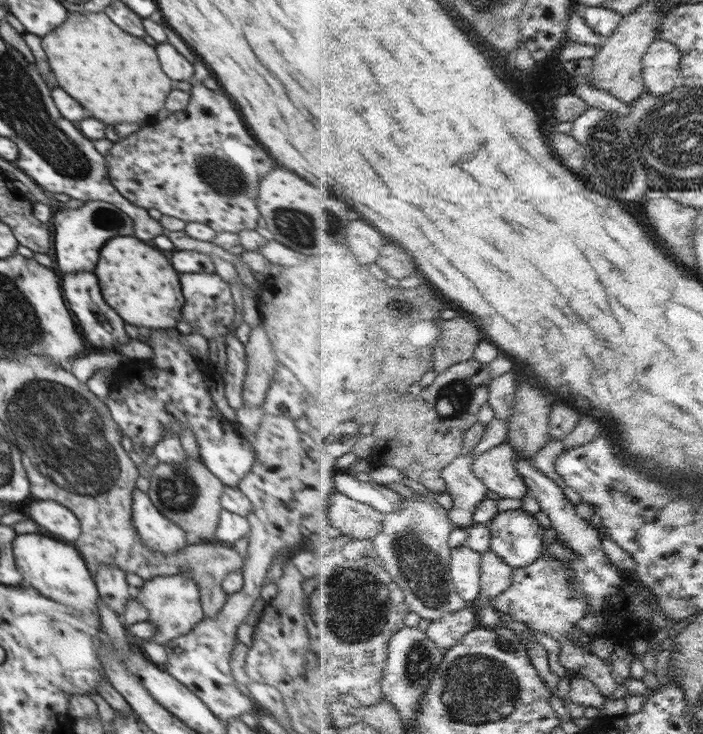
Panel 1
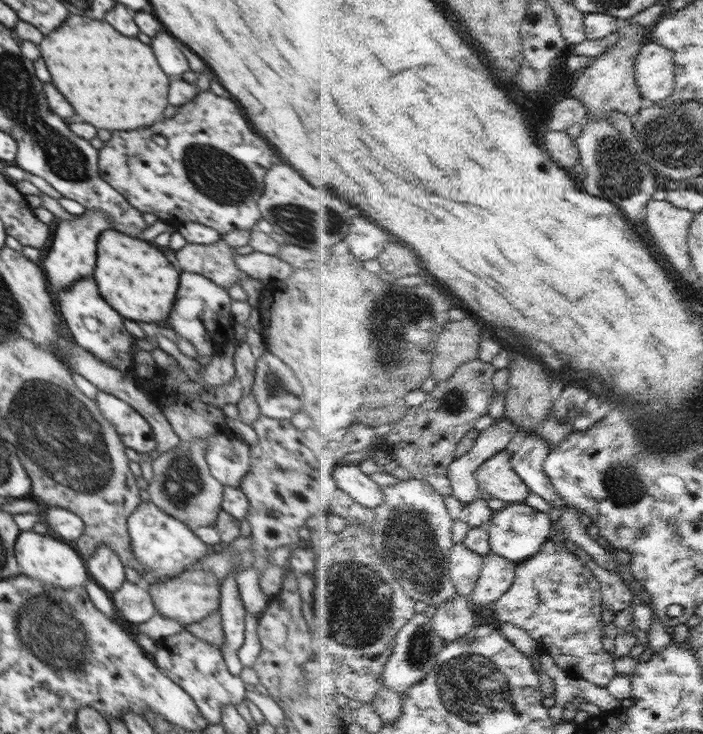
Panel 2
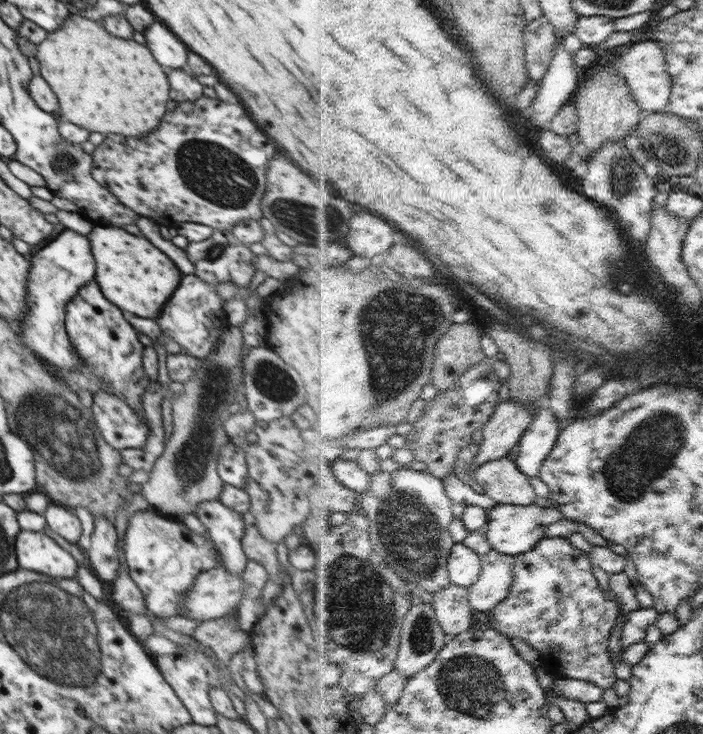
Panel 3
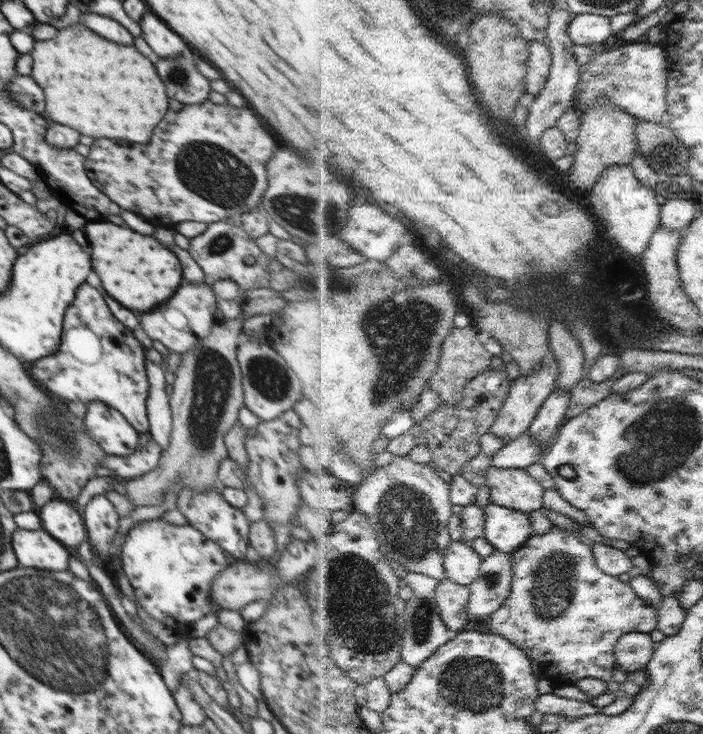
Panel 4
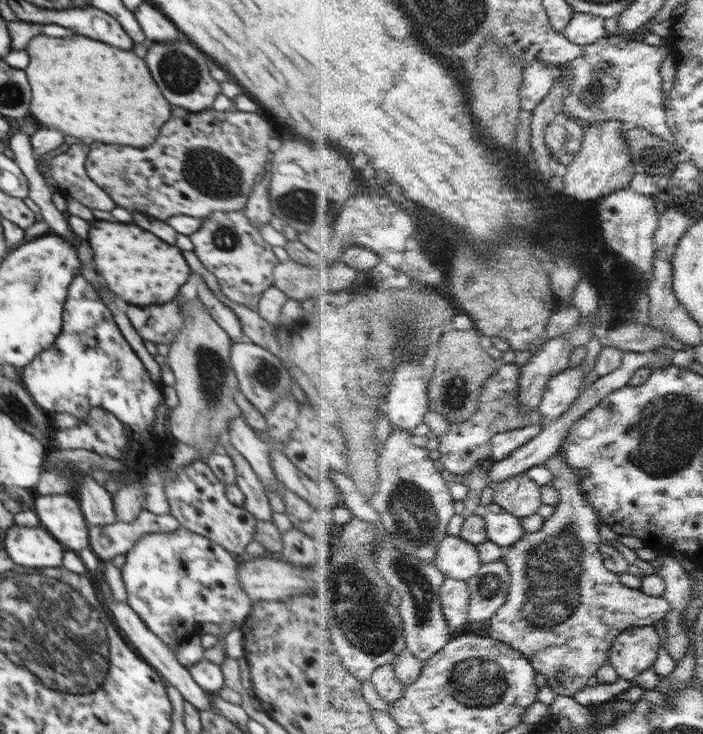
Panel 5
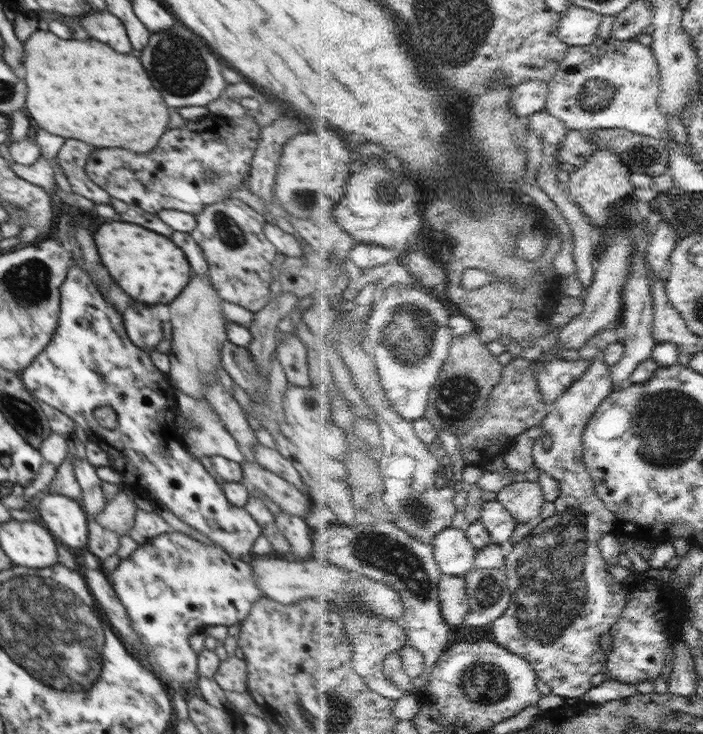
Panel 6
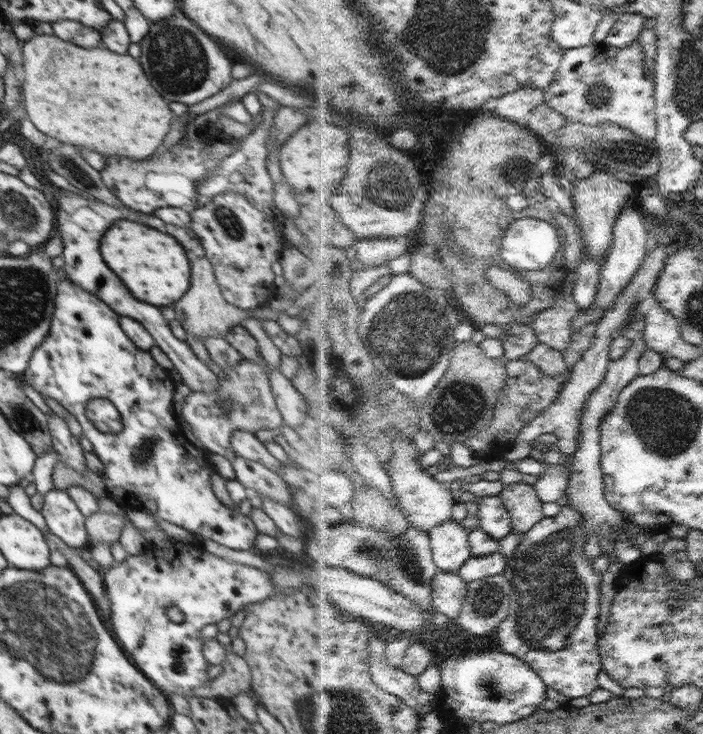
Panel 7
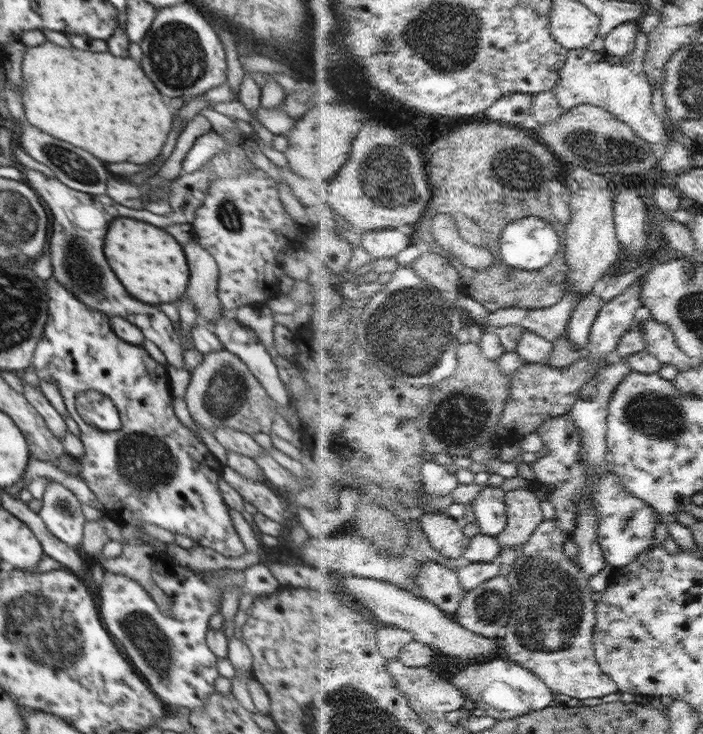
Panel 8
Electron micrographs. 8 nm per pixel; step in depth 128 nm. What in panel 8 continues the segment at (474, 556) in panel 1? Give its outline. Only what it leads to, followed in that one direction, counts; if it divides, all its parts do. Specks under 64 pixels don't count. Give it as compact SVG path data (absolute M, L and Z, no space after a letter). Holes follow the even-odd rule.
M448 511L421 514L422 528L434 549L448 558L464 560L470 538L464 525Z

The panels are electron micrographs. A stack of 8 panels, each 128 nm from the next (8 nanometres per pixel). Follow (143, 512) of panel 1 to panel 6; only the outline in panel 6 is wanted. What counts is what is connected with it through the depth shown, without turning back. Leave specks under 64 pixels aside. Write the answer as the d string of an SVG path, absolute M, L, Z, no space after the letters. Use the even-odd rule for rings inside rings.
M174 530L138 545L128 560L121 560L111 574L108 579L125 606L133 629L141 636L145 646L148 646L147 654L142 656L157 664L159 670L154 670L154 673L170 689L192 686L193 678L197 677L199 653L189 643L192 635L203 632L207 626L229 627L241 623L250 613L252 605L264 596L255 583L247 558L233 557L218 545L204 544Z

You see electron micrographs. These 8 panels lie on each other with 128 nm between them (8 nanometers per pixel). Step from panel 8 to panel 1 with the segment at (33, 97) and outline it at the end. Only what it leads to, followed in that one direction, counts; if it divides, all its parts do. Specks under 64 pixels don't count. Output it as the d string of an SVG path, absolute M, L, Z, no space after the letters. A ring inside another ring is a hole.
M104 11L70 13L60 26L41 39L41 46L48 57L51 71L58 78L58 86L64 88L72 98L76 98L86 110L90 110L94 118L104 120L104 124L140 122L152 116L152 112L164 108L164 100L173 86L172 80L160 70L156 50L148 46L142 38L126 34L106 16Z

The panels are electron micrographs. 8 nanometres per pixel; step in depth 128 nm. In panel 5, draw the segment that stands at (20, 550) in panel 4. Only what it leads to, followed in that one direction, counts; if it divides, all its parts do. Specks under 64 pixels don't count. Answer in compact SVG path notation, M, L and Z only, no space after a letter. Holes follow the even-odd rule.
M14 526L6 532L8 556L28 568L54 568L63 566L64 548L42 528Z

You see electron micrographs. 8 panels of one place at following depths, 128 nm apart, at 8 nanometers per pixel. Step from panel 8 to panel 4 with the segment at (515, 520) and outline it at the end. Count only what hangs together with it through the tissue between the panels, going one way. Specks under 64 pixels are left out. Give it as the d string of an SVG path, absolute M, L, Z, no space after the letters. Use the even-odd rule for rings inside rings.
M496 468L488 472L491 500L508 508L527 513L545 508L545 491L533 470L520 468Z

